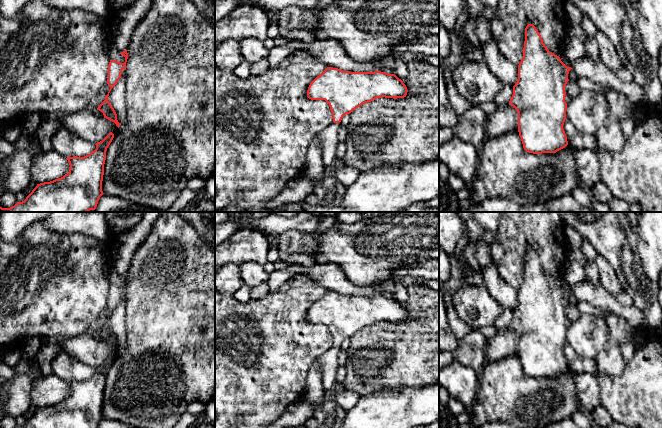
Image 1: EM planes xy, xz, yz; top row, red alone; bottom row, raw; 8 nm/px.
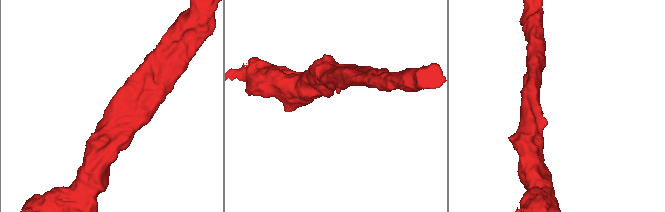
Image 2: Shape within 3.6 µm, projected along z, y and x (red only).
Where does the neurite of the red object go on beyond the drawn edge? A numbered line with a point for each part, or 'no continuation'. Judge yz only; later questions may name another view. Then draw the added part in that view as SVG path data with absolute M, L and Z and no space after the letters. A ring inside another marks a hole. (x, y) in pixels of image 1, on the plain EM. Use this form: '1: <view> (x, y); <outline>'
no continuation

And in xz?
1: xz (329, 360); M332 347L322 354L318 359L321 363L322 383L325 390L331 390L336 382L336 371L339 367L338 354L340 347Z

